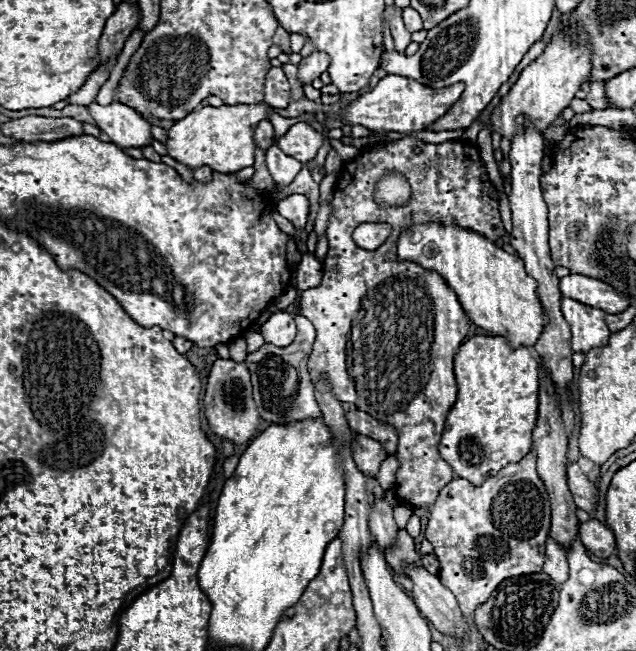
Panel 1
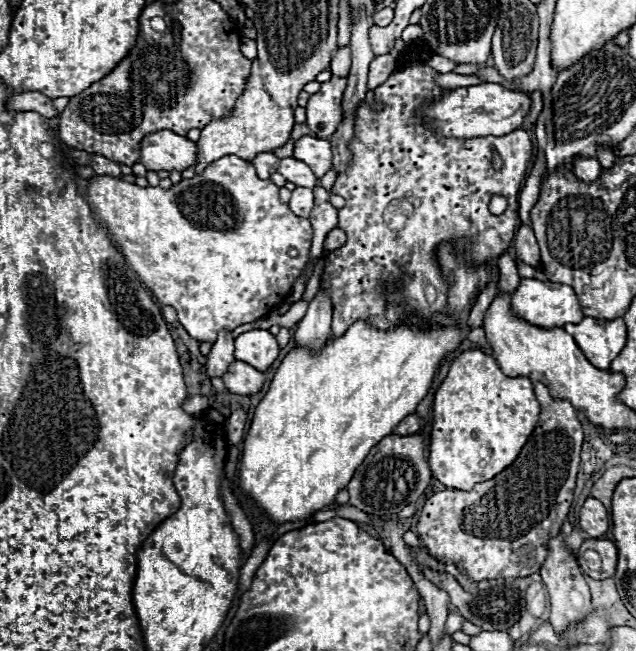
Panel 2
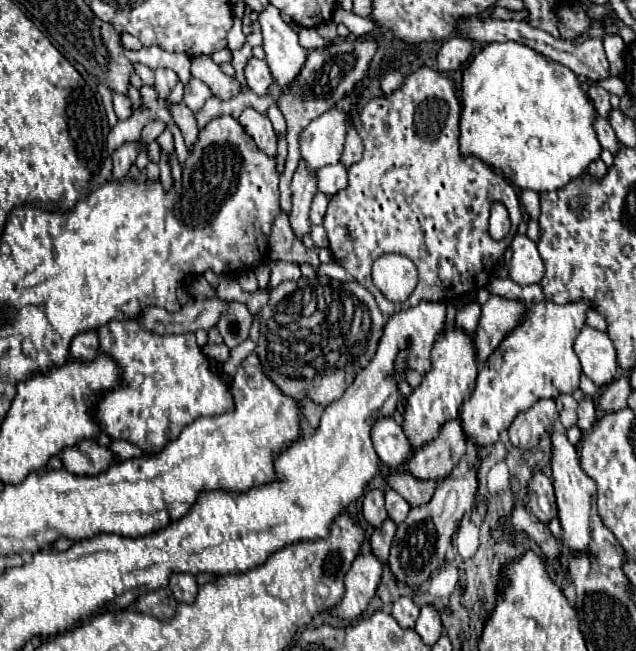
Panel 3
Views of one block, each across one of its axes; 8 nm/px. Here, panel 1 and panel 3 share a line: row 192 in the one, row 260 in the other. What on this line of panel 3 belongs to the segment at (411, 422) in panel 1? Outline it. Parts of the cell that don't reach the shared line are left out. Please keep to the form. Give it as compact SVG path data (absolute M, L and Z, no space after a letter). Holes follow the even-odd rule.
M418 68L408 74L404 84L390 96L372 98L352 120L358 130L364 156L360 162L348 168L348 186L330 198L328 212L324 216L324 228L332 246L334 262L344 266L358 284L362 284L376 298L378 306L386 316L392 316L398 310L412 308L422 300L428 302L454 302L470 292L486 288L494 276L494 268L502 258L504 250L510 246L516 236L518 224L522 220L522 208L518 194L498 172L474 156L462 156L458 150L458 122L460 122L460 100L450 78L442 76L432 68ZM492 202L504 202L512 228L502 240L492 240L488 234L488 218ZM382 254L402 254L408 256L418 268L418 286L406 300L406 304L392 304L380 292L374 290L370 278L372 262Z

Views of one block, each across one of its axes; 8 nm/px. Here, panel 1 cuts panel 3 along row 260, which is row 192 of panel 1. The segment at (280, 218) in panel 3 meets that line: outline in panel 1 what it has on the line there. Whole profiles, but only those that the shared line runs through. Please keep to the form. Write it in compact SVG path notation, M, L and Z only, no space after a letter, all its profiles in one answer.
M304 166L302 170L300 170L300 174L296 176L296 180L288 186L288 188L282 188L282 186L276 186L274 190L282 190L284 194L303 194L305 195L310 202L310 213L308 218L308 223L304 227L306 233L310 233L313 230L314 221L317 216L317 212L320 208L319 205L319 184L315 183L312 179L311 172L308 172L308 168Z

